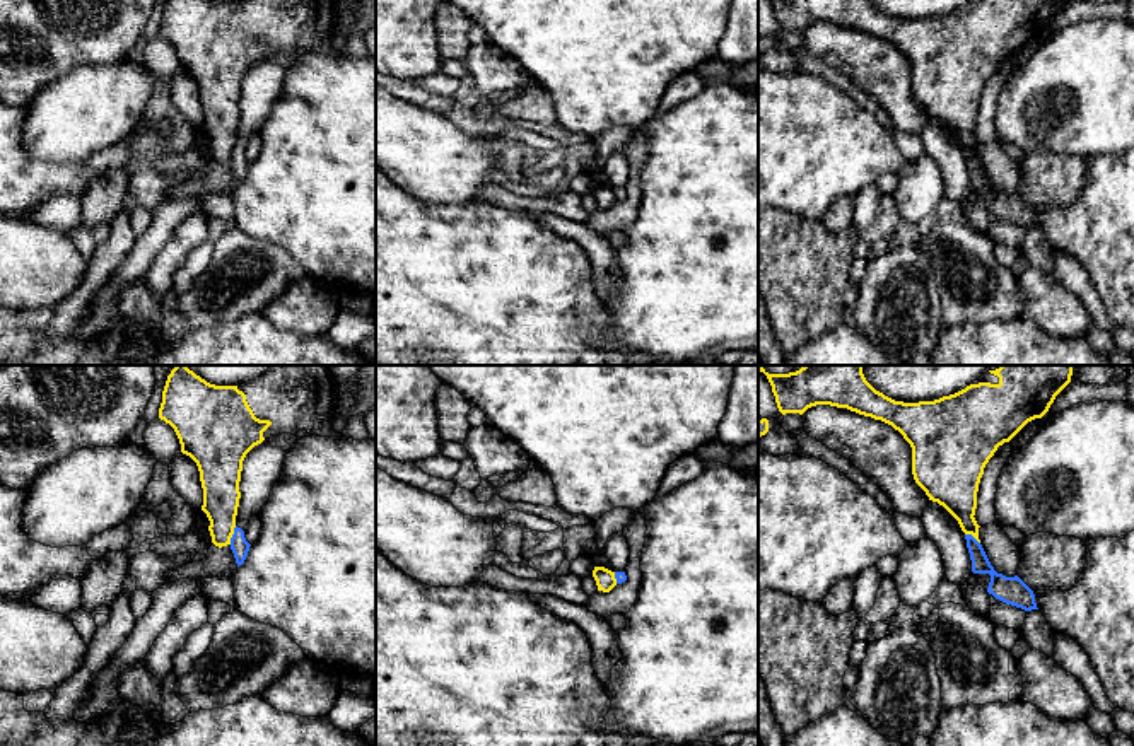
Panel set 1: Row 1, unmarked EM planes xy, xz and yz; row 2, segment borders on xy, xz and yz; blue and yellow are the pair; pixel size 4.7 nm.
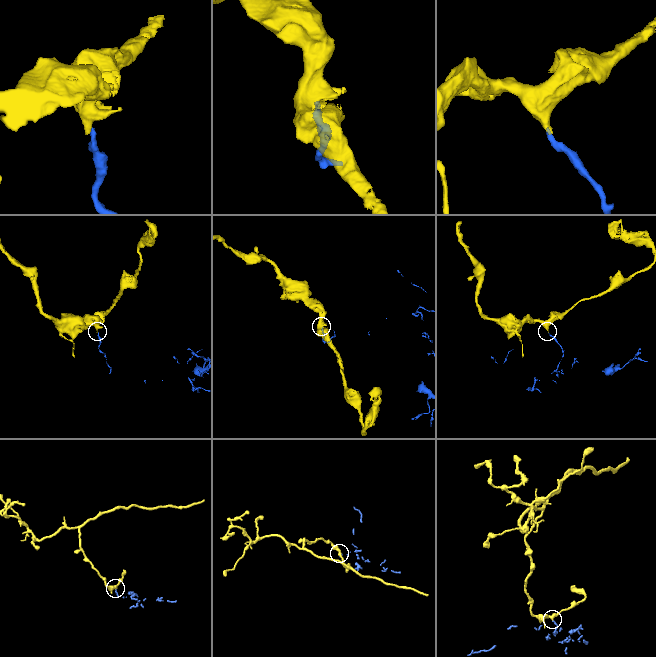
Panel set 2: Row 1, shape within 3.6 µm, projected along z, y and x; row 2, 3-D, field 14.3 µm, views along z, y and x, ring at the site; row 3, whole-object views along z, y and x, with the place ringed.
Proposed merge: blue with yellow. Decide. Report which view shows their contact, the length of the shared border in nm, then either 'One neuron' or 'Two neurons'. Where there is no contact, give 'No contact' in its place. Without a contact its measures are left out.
Touches blue in xy. Shared border 90 nm. Two neurons

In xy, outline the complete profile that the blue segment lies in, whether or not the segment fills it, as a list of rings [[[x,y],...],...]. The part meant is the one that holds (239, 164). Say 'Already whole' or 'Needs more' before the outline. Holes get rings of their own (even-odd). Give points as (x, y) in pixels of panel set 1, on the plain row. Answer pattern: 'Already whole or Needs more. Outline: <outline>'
Already whole. Outline: [[[234,145],[234,152],[231,155],[231,167],[234,171],[237,184],[244,181],[248,169],[249,169],[249,160],[244,155],[244,149],[241,145]]]

